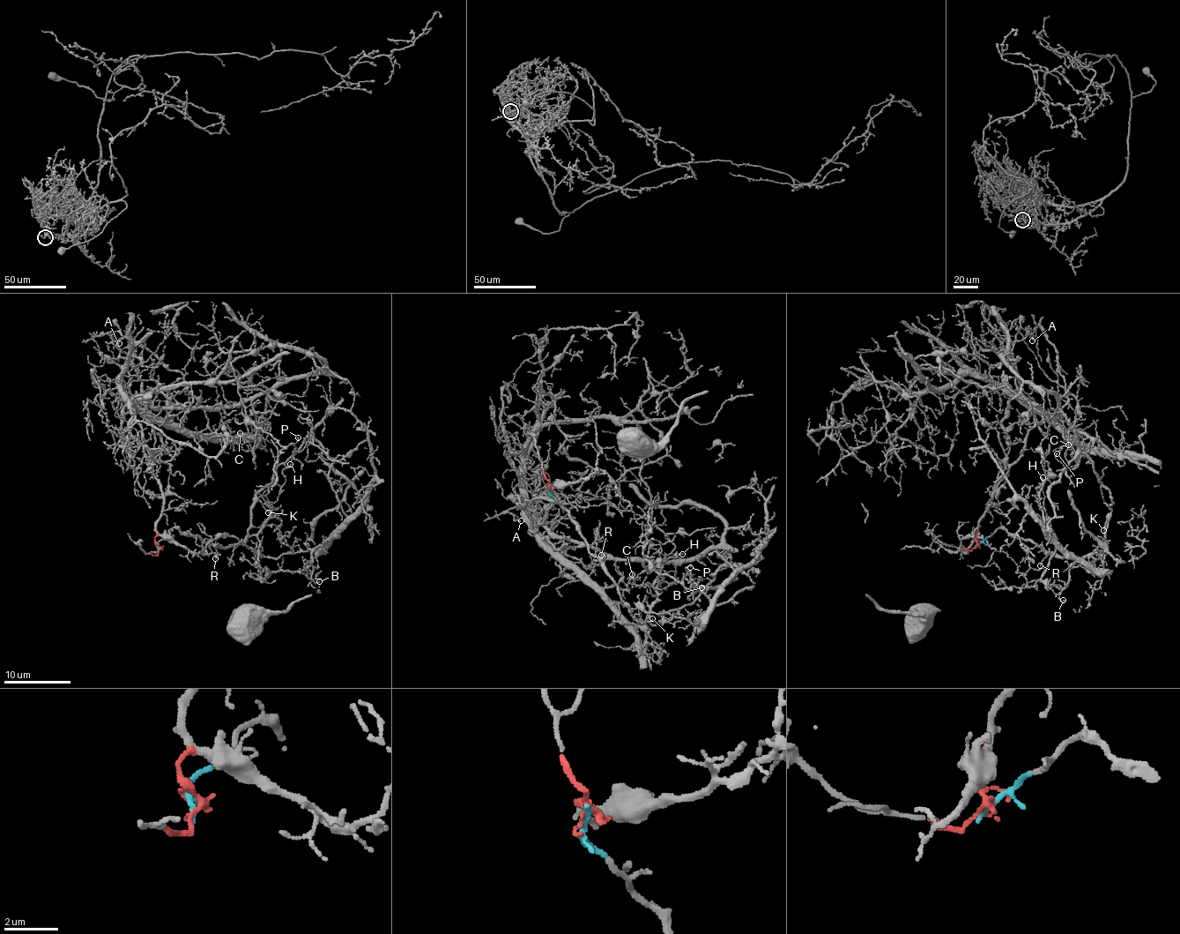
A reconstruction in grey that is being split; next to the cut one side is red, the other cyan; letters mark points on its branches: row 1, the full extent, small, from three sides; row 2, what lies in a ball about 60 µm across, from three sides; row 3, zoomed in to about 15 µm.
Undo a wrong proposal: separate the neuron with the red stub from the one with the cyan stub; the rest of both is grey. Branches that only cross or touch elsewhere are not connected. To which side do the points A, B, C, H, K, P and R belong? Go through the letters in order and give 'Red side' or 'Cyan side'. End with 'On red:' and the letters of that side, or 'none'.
A: Red side
B: Red side
C: Red side
H: Red side
K: Cyan side
P: Cyan side
R: Cyan side
On red: A, B, C, H

